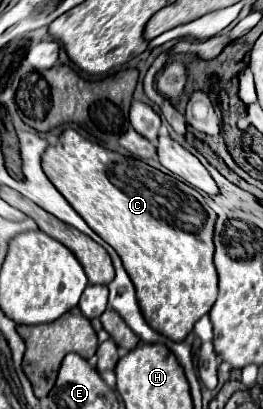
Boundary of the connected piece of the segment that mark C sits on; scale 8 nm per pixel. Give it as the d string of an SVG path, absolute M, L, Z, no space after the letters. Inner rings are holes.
M72 128L64 130L60 142L44 152L42 168L48 180L86 220L86 224L118 252L136 288L140 310L150 328L158 330L162 336L174 342L182 342L194 328L196 320L210 312L218 294L218 276L212 262L212 230L216 222L216 212L206 204L202 194L190 184L164 174L138 158L110 152L100 144L82 138Z

